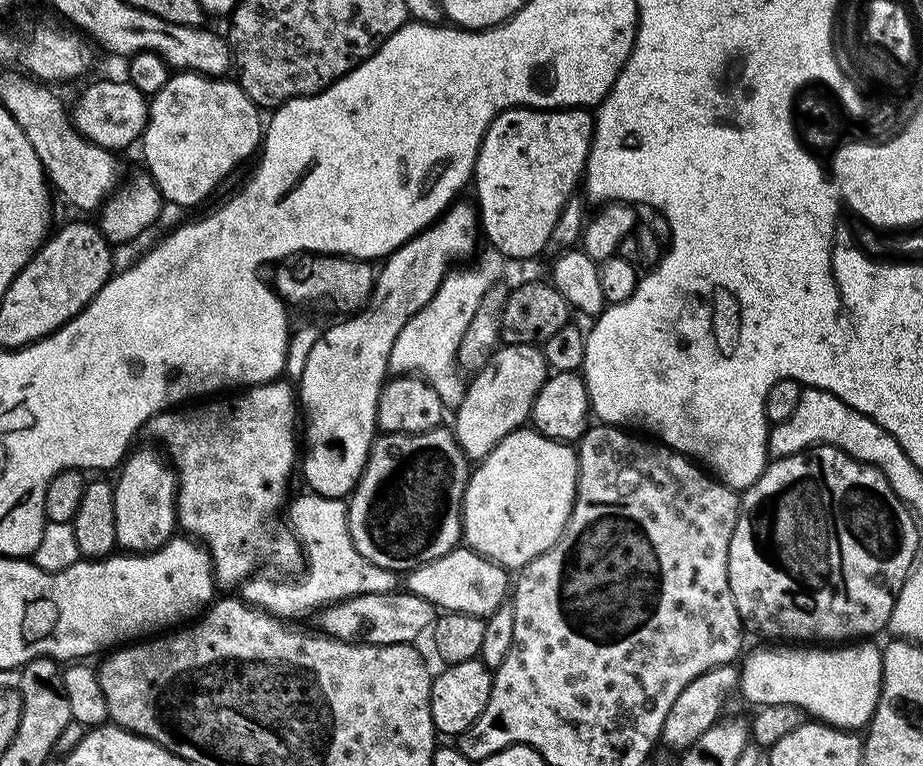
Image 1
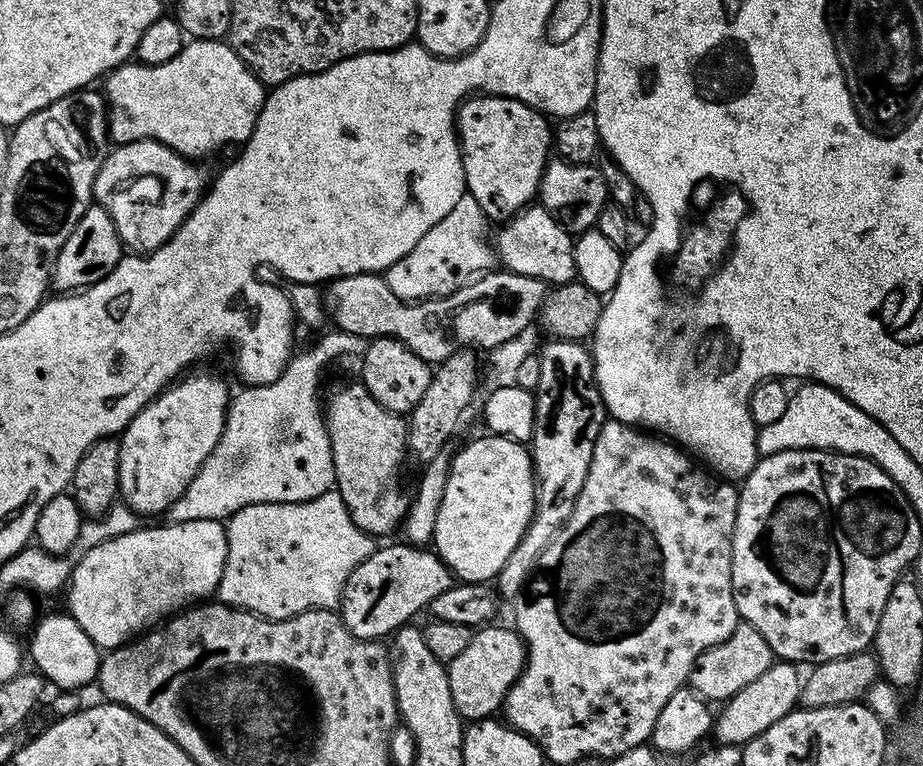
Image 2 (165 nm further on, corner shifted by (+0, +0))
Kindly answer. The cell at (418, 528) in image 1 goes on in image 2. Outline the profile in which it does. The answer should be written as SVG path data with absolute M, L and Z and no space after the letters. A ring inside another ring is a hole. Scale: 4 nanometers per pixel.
M355 382L344 388L326 408L328 436L332 440L333 466L336 471L335 491L339 492L350 518L373 538L388 536L401 527L410 509L409 497L404 497L396 489L396 476L404 472L404 463L410 460L408 429L405 421L397 413L387 412L366 389L363 383Z

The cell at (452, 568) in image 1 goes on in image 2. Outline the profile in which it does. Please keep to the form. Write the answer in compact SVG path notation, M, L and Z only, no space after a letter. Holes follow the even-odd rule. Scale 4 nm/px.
M407 542L399 543L389 548L377 547L376 552L350 574L342 590L338 615L360 640L379 641L384 638L380 636L391 637L396 629L411 621L408 620L411 616L424 612L432 600L454 585L452 571L435 551Z

